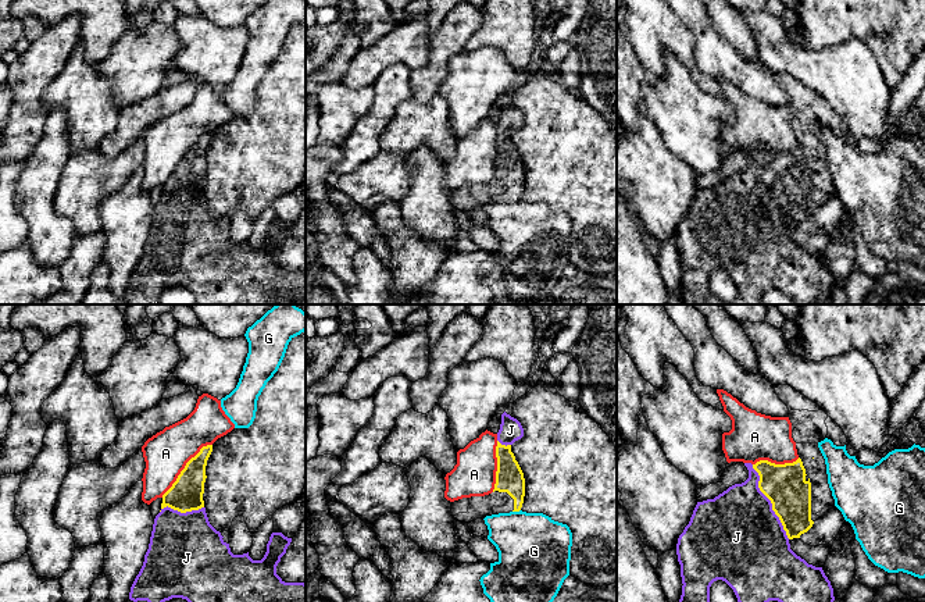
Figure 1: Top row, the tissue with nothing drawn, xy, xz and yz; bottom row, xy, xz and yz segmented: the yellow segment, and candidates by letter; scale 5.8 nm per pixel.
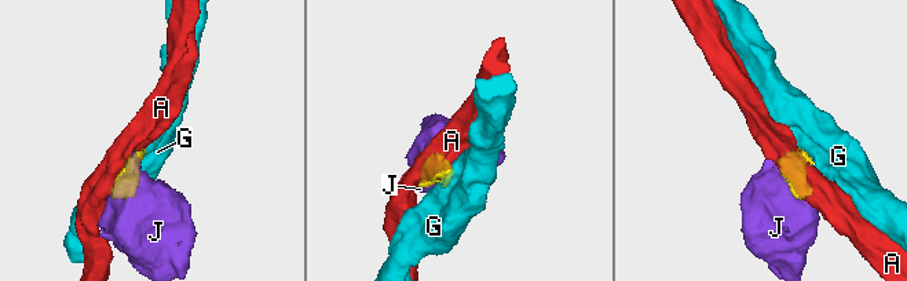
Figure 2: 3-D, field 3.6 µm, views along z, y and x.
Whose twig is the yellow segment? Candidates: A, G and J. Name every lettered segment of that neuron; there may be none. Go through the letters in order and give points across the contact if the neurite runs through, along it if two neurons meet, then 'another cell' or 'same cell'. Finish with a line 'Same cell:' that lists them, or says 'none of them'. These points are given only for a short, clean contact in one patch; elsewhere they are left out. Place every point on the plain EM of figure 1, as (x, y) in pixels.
A: another cell
G: border xz (520, 198), (513, 200); another cell
J: same cell
Same cell: J

